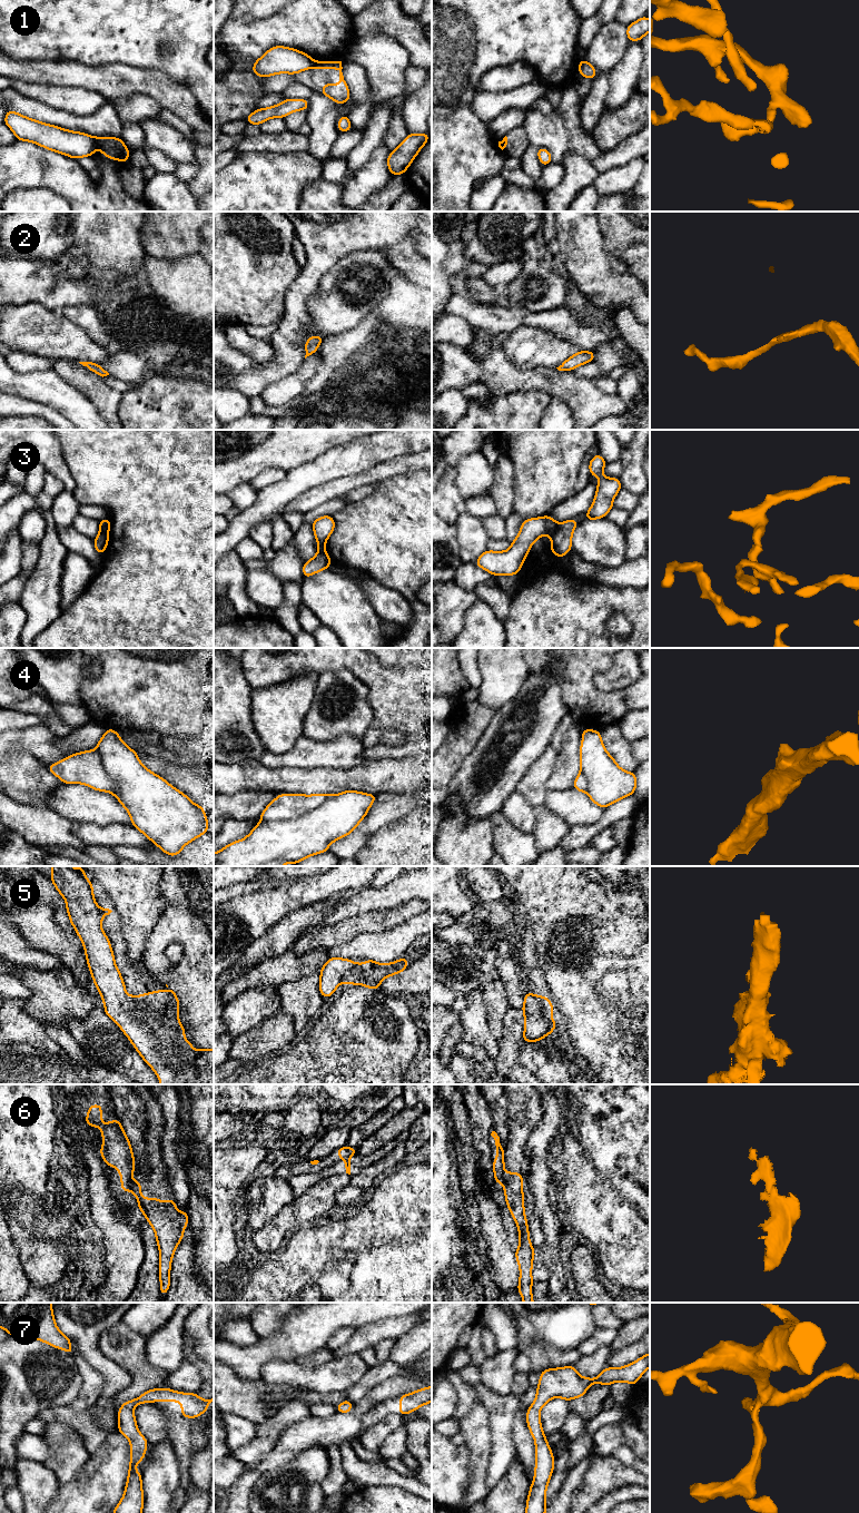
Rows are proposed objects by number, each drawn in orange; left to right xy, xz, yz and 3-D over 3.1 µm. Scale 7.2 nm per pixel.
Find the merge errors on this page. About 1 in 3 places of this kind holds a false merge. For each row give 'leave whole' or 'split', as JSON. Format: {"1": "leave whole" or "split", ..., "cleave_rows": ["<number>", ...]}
{"1": "split", "2": "leave whole", "3": "leave whole", "4": "leave whole", "5": "leave whole", "6": "split", "7": "leave whole", "cleave_rows": ["1", "6"]}

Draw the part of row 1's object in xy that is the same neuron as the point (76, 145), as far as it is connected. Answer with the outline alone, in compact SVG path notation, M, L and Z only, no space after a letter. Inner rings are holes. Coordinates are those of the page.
M7 110L3 124L13 131L18 140L34 143L75 159L95 155L95 143L85 132L45 124L12 110Z

